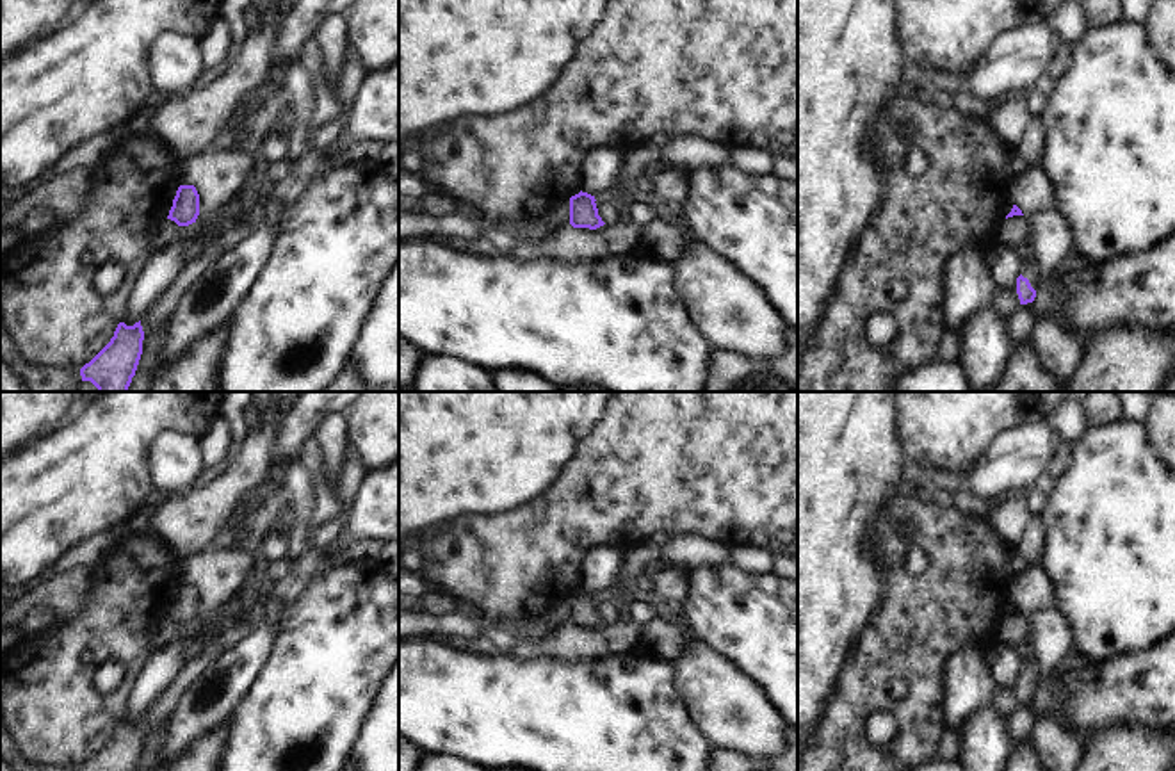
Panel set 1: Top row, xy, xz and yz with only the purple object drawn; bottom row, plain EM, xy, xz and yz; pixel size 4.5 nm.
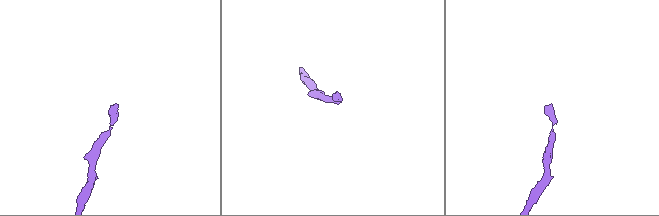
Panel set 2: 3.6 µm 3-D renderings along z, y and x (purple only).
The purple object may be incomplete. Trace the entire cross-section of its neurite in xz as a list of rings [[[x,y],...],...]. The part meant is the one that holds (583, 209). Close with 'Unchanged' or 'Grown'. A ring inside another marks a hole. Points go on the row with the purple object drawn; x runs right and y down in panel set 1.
[[[582,191],[570,198],[570,224],[573,228],[596,230],[605,224],[595,201],[595,196]]]. Unchanged

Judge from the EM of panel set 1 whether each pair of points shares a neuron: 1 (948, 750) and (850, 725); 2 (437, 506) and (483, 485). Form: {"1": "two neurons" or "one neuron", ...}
{"1": "two neurons", "2": "one neuron"}

